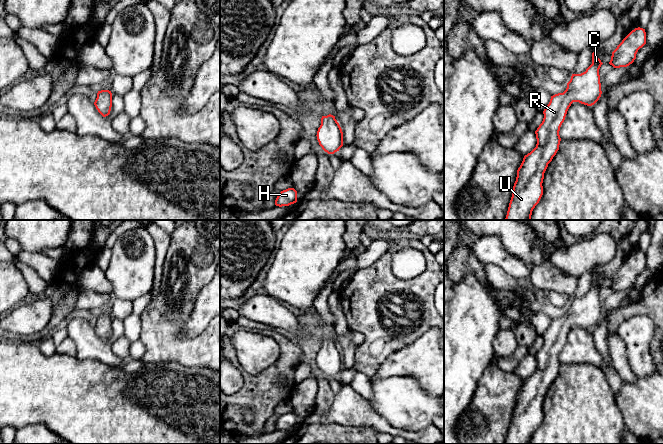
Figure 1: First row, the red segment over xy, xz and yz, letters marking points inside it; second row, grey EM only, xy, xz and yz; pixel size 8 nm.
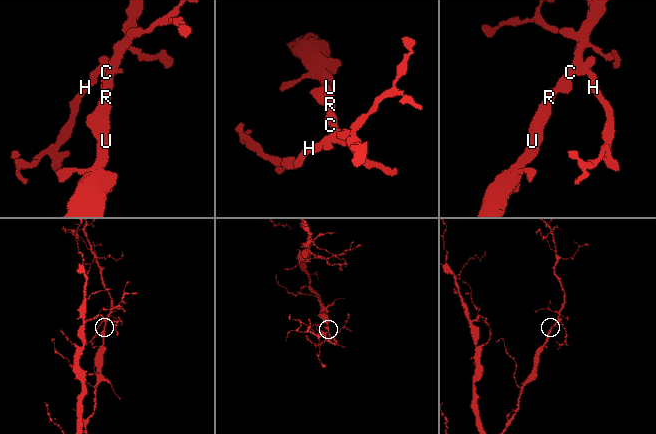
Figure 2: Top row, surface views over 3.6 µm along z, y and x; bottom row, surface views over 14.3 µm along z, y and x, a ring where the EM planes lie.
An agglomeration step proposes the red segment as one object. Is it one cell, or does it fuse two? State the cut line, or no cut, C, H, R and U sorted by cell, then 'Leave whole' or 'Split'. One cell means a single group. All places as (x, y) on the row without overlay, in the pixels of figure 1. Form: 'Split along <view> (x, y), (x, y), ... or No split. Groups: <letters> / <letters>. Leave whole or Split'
No split. Groups: C H R U. Leave whole

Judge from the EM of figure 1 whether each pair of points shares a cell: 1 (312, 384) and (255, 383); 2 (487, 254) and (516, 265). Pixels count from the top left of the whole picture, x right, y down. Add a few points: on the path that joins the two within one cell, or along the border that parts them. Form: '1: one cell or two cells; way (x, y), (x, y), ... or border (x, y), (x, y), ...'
1: two cells; border (296, 385), (293, 393), (288, 398)
2: one cell; way (494, 254), (509, 263)

